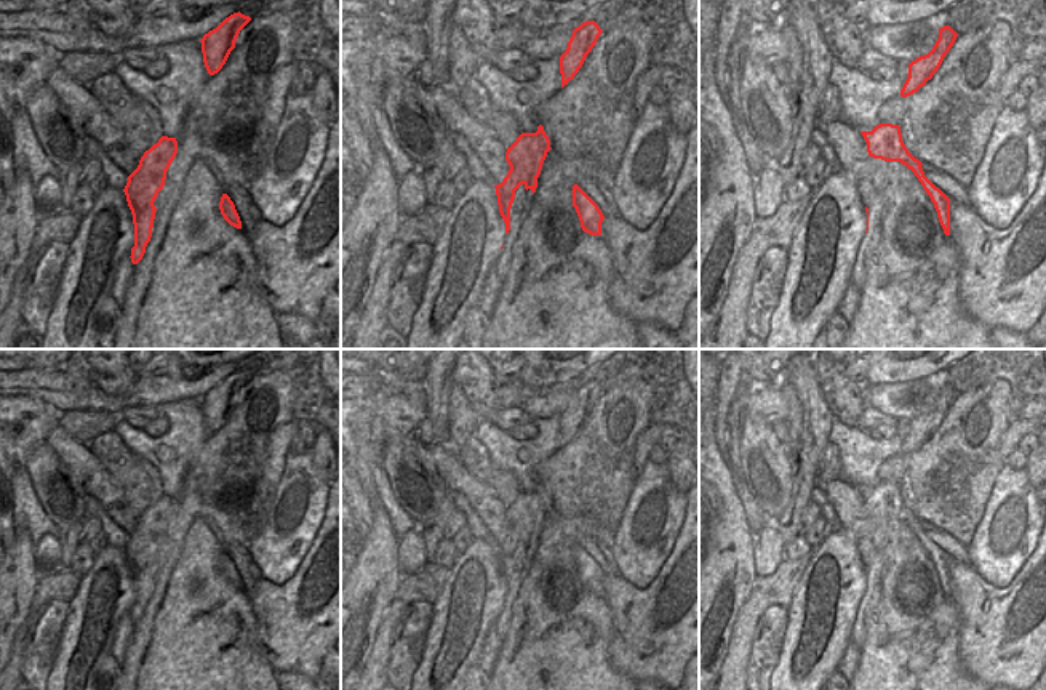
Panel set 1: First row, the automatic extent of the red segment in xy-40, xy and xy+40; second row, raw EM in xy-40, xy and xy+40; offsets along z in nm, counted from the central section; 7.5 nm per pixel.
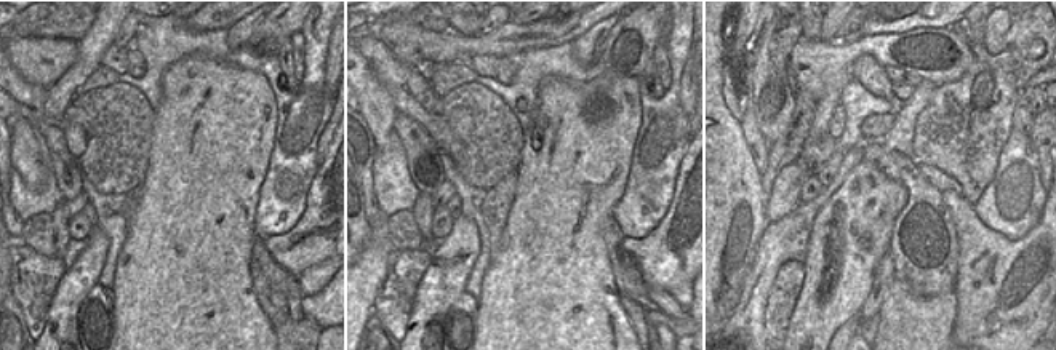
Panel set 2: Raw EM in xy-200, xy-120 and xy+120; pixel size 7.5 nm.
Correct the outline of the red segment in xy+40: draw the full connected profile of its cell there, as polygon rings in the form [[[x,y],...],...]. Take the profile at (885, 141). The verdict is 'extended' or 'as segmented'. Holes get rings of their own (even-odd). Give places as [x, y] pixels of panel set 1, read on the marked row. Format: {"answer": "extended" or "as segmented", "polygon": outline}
{"answer": "as segmented", "polygon": [[[880,123],[872,131],[860,133],[867,142],[867,152],[870,157],[884,162],[900,162],[913,171],[934,203],[944,234],[950,235],[950,199],[924,176],[921,168],[923,163],[908,152],[902,141],[900,126]]]}

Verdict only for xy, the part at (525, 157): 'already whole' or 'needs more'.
needs more

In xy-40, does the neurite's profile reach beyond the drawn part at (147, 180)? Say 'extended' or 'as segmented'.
extended

